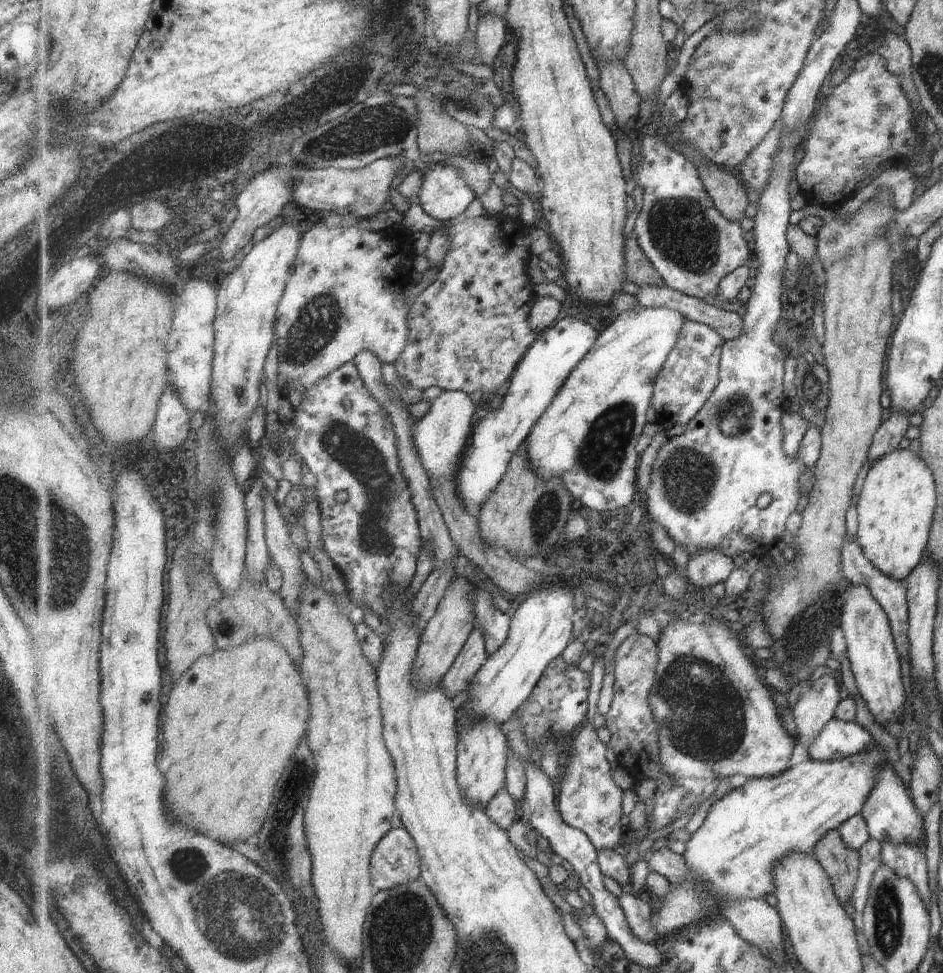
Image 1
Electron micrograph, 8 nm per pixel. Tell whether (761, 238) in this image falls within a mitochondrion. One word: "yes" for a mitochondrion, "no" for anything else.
no

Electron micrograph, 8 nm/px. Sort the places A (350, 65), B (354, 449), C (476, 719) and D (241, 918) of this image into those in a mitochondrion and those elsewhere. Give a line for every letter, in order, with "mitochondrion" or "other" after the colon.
A: other
B: mitochondrion
C: other
D: mitochondrion

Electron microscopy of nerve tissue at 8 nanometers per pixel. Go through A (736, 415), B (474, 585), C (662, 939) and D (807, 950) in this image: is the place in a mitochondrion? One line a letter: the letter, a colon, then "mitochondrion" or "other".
A: mitochondrion
B: other
C: other
D: other

